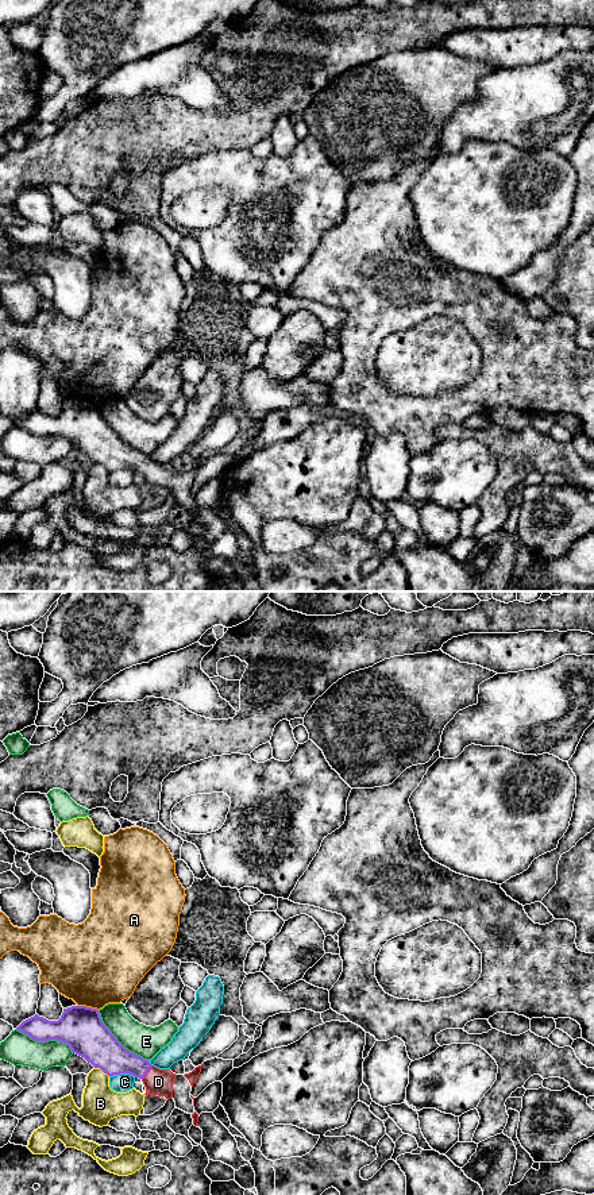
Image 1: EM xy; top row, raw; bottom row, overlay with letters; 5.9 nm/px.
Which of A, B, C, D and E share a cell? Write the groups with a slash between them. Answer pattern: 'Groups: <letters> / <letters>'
Groups: A / B / C / D / E

